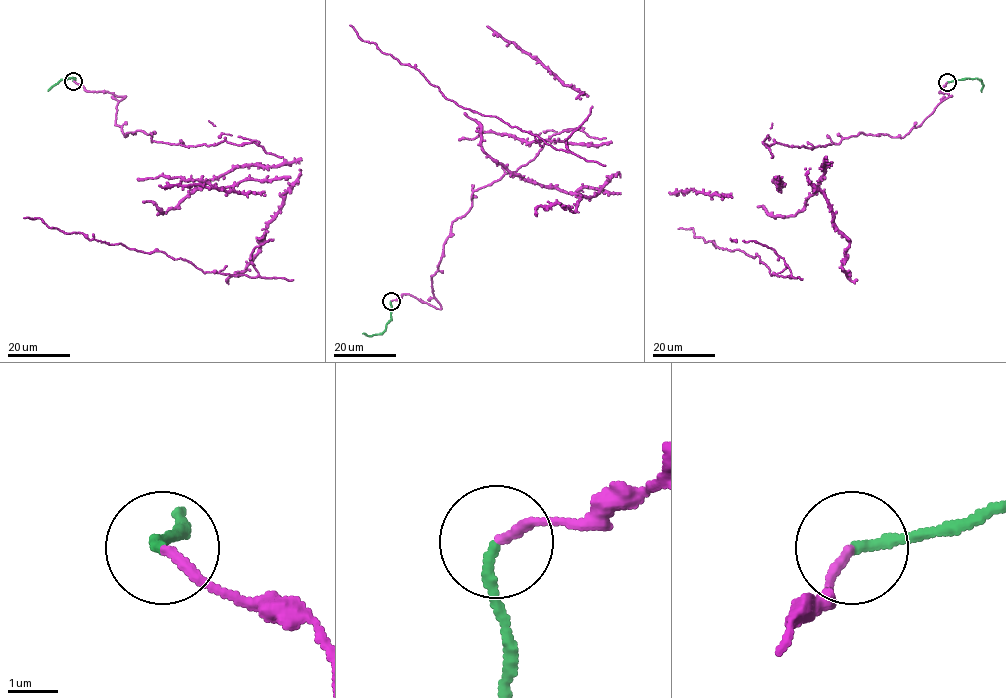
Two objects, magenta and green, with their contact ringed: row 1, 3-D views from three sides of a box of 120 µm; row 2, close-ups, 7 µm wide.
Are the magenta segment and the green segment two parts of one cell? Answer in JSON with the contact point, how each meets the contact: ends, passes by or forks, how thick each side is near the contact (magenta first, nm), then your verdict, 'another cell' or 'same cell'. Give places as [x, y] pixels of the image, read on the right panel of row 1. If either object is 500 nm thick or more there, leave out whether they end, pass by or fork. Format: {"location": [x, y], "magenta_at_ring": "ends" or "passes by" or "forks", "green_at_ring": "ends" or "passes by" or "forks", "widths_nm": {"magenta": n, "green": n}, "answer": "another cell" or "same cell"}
{"location": [947, 82], "magenta_at_ring": "ends", "green_at_ring": "ends", "widths_nm": {"magenta": 190, "green": 200}, "answer": "same cell"}

